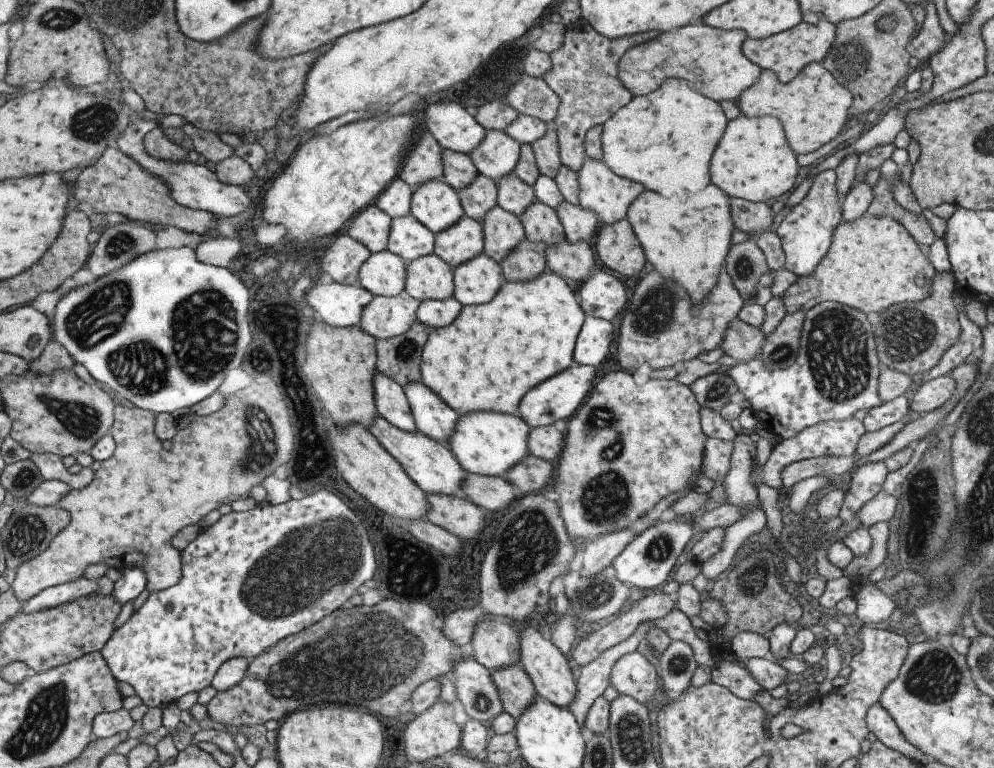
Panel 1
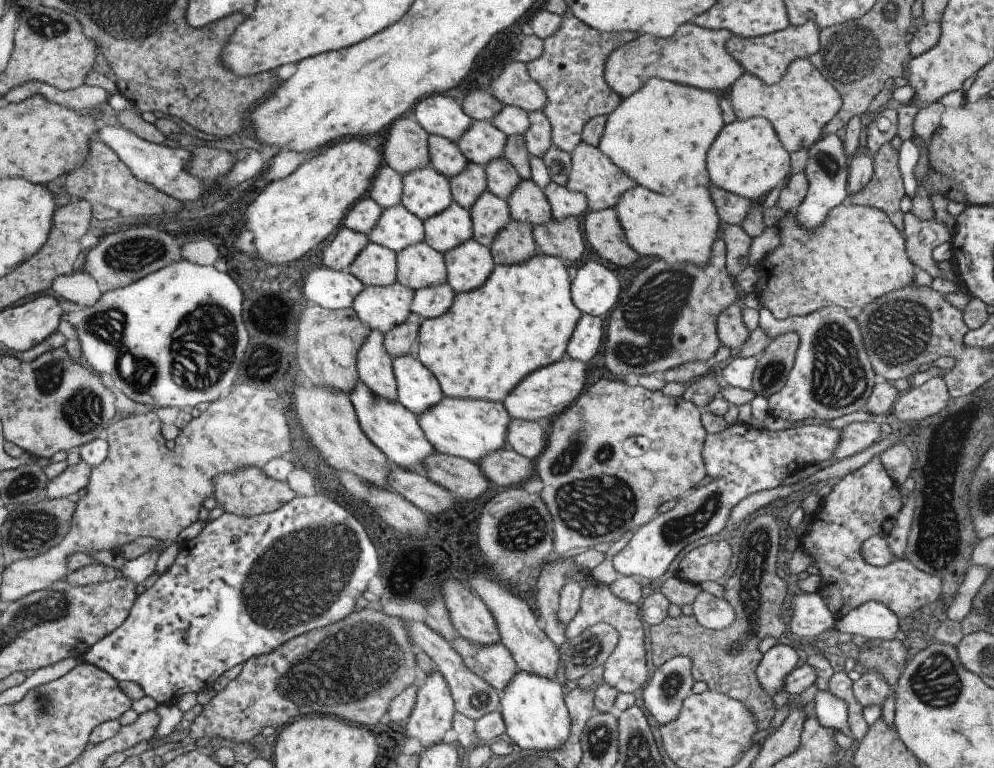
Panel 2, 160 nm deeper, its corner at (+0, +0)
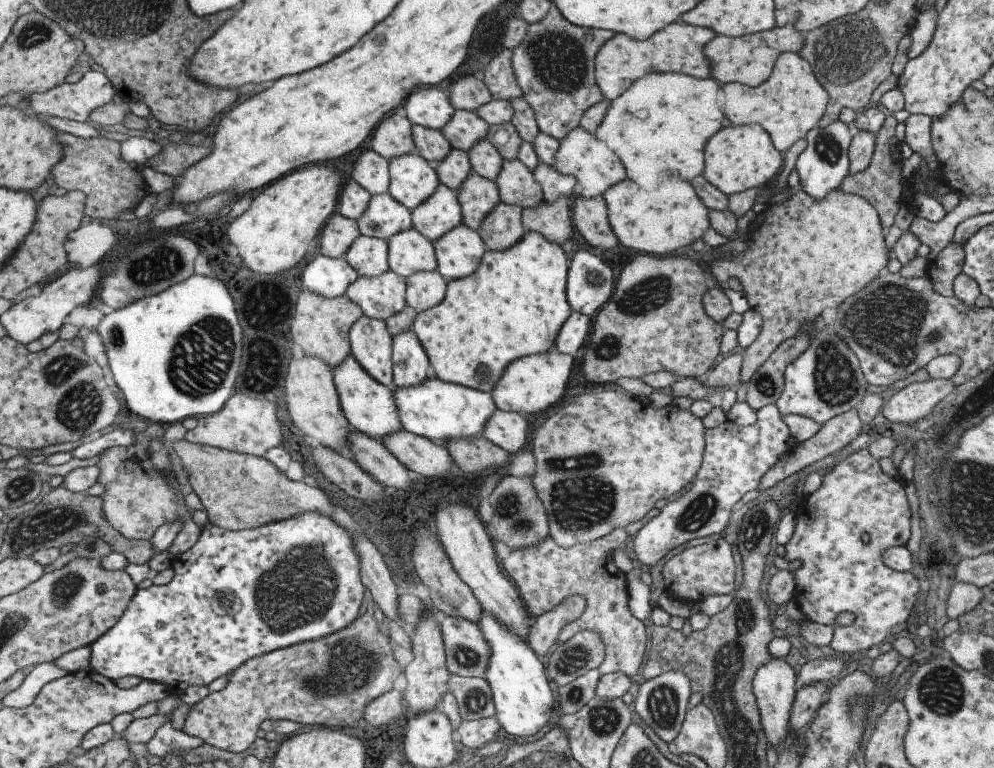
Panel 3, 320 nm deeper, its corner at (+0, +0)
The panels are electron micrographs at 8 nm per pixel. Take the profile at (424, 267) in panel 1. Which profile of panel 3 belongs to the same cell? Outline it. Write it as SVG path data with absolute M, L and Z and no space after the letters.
M413 226L394 232L388 239L386 261L388 268L405 278L417 271L436 268L433 245Z

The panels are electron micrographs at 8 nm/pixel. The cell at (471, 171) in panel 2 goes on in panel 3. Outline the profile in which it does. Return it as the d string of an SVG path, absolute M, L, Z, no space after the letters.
M456 148L449 149L449 152L440 161L435 162L433 167L438 182L455 192L471 173L466 152Z

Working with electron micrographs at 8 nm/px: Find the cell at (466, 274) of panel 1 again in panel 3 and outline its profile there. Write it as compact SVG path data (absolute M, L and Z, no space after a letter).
M462 222L439 235L433 242L436 260L435 270L446 280L468 277L478 265L481 255L487 249L480 239L477 230L471 230Z

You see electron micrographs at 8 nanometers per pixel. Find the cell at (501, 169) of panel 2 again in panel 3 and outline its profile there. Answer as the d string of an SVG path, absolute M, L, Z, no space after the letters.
M479 139L466 150L466 155L471 165L471 172L477 173L483 178L494 180L503 159L487 139Z

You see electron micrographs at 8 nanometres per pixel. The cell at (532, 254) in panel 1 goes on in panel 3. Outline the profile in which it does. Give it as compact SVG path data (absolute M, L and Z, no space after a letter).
M499 201L481 220L478 235L484 246L492 251L502 251L520 241L525 232L518 206Z

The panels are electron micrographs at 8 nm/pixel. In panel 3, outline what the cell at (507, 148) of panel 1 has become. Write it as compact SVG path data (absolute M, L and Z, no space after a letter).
M454 109L452 117L439 132L447 139L451 148L465 151L479 139L485 139L488 124L473 111Z

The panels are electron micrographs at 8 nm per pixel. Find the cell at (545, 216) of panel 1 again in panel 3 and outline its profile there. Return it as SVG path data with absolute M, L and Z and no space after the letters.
M519 159L502 160L494 183L499 201L521 209L535 206L542 200L542 192L532 172Z

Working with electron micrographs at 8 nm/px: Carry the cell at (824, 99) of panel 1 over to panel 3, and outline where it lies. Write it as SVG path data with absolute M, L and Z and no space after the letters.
M783 52L771 69L771 74L759 86L748 87L739 83L721 86L725 96L723 114L731 125L757 123L769 135L777 152L783 152L795 140L805 138L806 132L817 125L826 112L828 94L815 78L809 63L797 52Z

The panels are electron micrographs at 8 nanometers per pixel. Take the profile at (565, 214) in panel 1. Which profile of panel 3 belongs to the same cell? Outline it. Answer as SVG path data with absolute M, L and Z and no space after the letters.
M541 161L532 170L532 175L541 188L543 201L550 203L559 195L574 196L572 188L575 179L572 176L562 175L554 167Z

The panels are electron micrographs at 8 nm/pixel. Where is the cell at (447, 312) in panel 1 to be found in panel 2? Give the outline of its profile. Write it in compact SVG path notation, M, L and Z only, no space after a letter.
M446 282L415 289L412 291L410 312L424 319L441 316L448 309L454 293Z

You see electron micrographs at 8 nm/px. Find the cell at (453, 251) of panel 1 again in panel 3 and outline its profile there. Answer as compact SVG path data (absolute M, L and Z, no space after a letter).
M441 183L431 197L409 212L414 229L431 242L462 222L456 192Z

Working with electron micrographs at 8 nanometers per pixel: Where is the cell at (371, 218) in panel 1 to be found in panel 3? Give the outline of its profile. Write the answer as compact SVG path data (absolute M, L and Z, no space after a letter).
M353 179L342 182L336 198L336 212L342 217L357 220L368 205L370 194Z

